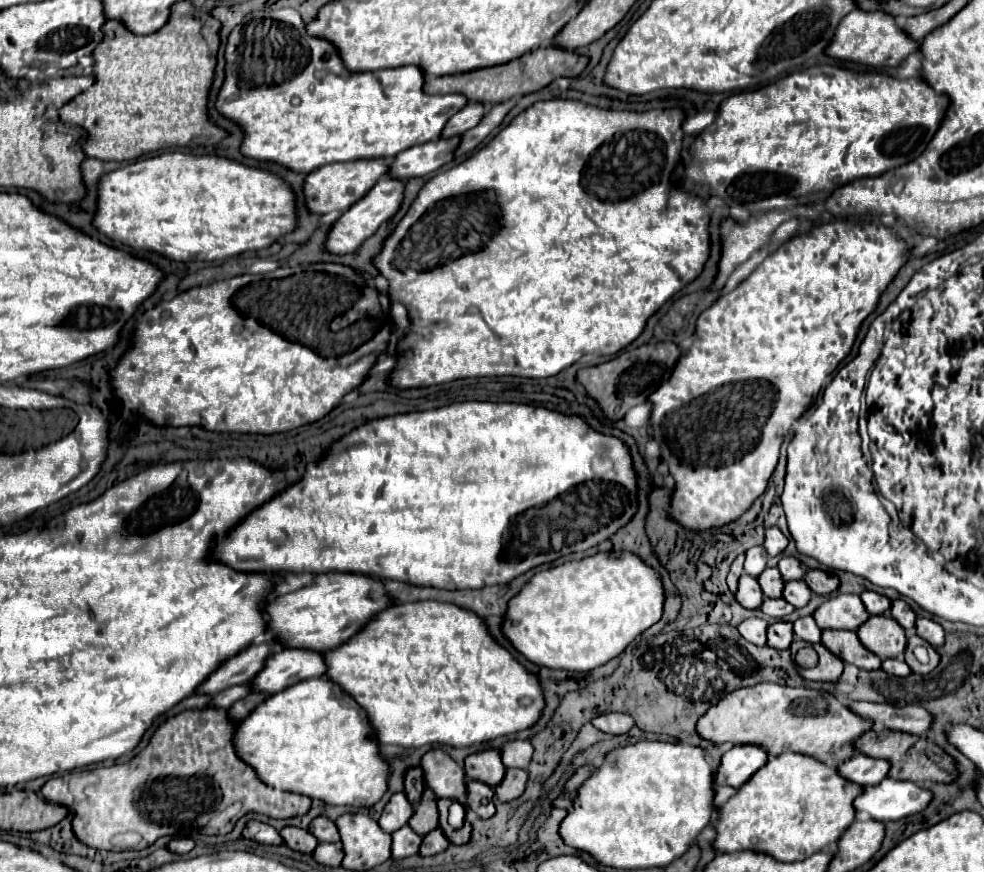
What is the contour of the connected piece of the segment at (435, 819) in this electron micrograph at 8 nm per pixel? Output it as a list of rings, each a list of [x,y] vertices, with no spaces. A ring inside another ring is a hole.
[[[425,787],[419,805],[415,807],[413,817],[409,819],[409,827],[417,833],[417,835],[427,835],[429,831],[437,829],[439,825],[439,811],[437,811],[437,797],[433,795],[433,791],[429,791]]]

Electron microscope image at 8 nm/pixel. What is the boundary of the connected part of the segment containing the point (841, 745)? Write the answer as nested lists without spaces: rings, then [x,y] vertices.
[[[759,683],[727,693],[717,705],[707,709],[707,713],[697,721],[695,731],[701,739],[713,741],[715,745],[757,745],[765,749],[769,757],[793,751],[815,757],[829,767],[837,767],[857,753],[853,751],[853,747],[849,747],[849,739],[857,739],[857,735],[861,735],[861,731],[867,731],[869,727],[871,723],[857,719],[845,707],[845,703],[841,703],[827,691]]]

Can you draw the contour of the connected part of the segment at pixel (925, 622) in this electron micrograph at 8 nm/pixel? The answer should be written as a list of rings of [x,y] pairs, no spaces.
[[[919,617],[915,621],[915,633],[925,639],[929,645],[933,645],[935,649],[941,647],[941,641],[945,641],[945,631],[939,623],[935,623],[933,619],[927,619],[927,617]]]

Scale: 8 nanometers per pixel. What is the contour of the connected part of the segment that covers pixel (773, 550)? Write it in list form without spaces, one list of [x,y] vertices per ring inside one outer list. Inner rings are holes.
[[[769,527],[765,531],[765,543],[763,545],[765,545],[767,553],[771,557],[775,557],[775,555],[779,555],[787,547],[787,537],[781,533],[779,527]]]

